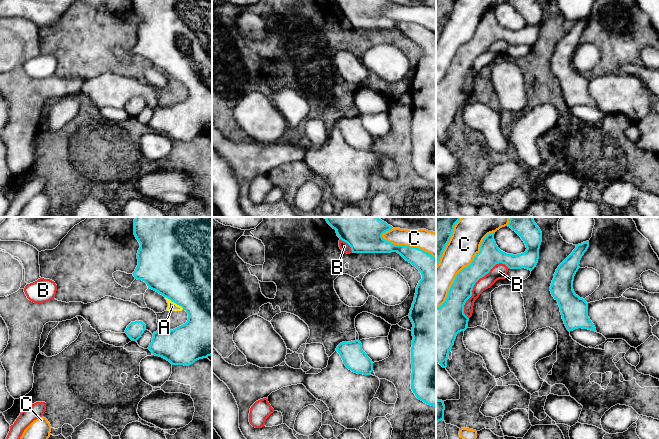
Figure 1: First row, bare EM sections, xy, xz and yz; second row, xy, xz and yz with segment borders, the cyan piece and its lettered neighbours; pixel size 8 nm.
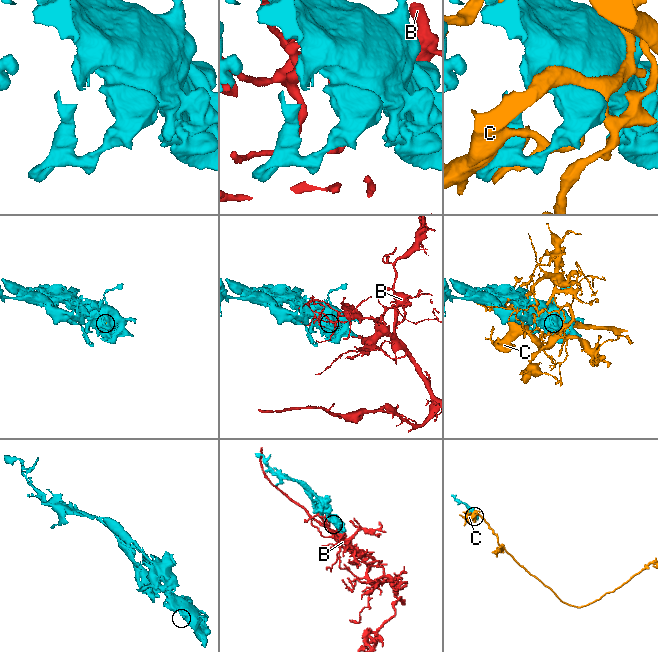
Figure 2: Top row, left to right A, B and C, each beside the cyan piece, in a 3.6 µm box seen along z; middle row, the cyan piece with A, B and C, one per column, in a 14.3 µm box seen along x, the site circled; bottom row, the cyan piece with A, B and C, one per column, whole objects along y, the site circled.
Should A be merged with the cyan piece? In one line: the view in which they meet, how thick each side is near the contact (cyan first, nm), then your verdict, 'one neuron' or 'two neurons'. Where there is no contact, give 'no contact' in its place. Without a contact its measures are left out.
contact in xy; calibres 500 and 70 nm; two neurons

